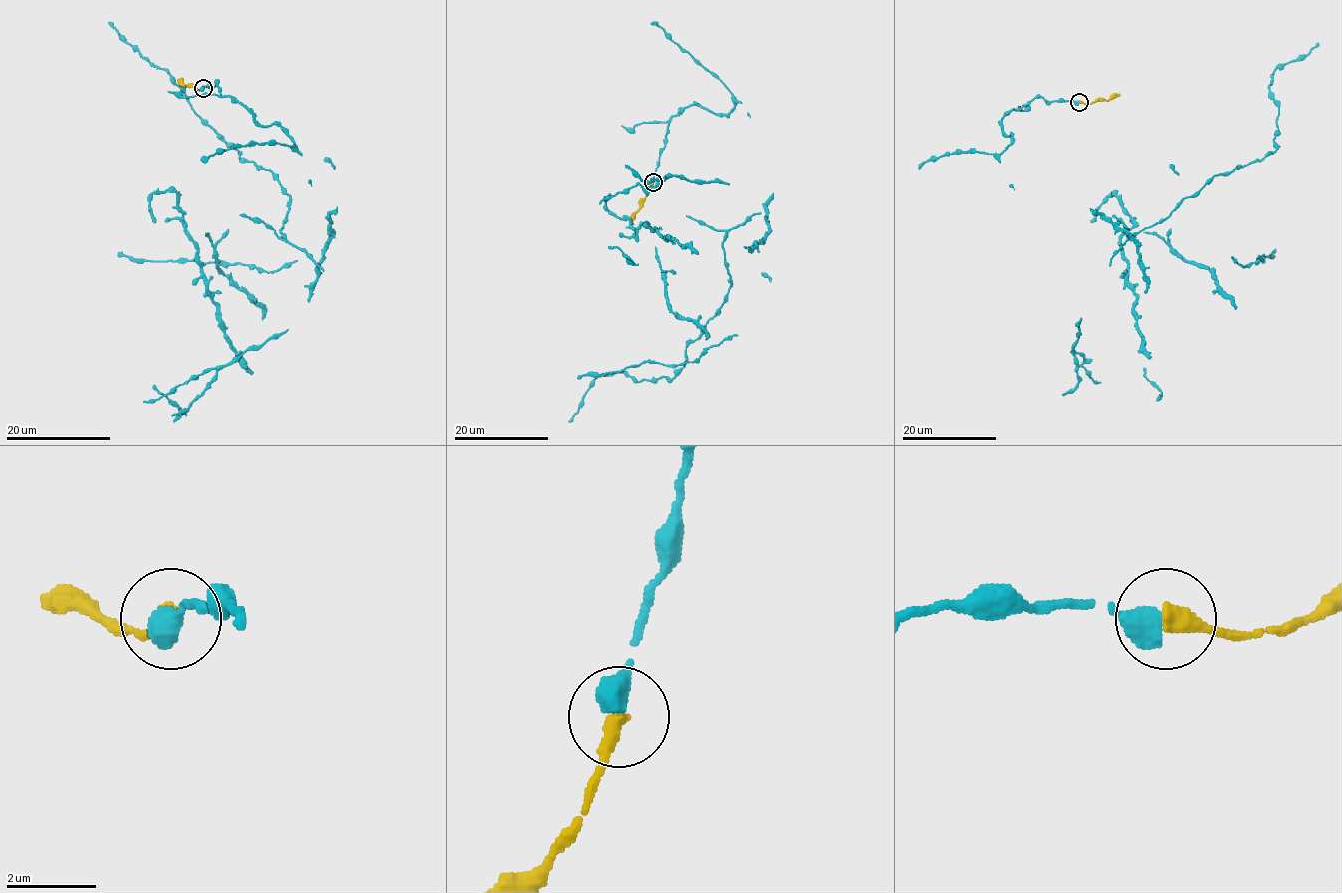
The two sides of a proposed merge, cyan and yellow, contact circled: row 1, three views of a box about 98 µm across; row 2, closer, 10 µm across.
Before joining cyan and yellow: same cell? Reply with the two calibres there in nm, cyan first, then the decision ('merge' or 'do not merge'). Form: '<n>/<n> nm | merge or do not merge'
600/400 nm | merge

